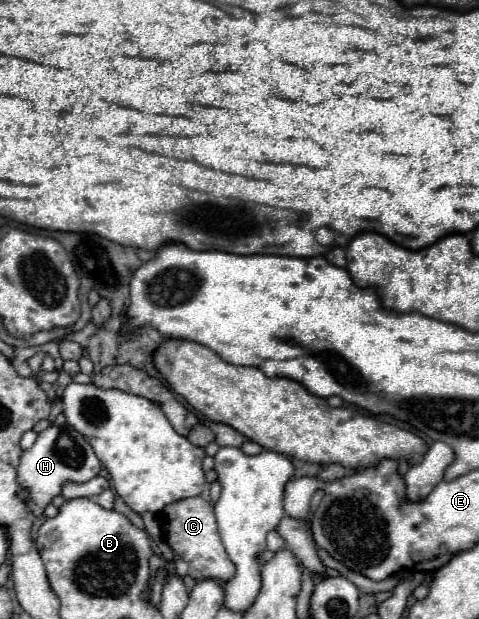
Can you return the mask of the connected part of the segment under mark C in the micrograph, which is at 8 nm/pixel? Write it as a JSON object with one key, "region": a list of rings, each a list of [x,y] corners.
{"region":[[[201,497],[179,499],[177,503],[171,503],[161,513],[157,513],[157,521],[159,521],[159,527],[163,523],[163,537],[165,537],[167,545],[173,549],[173,553],[189,563],[189,577],[193,577],[195,581],[205,579],[205,577],[229,581],[233,577],[235,567],[229,561],[225,547],[219,539],[217,521],[215,521],[215,513],[213,513],[211,503],[207,503]]]}

